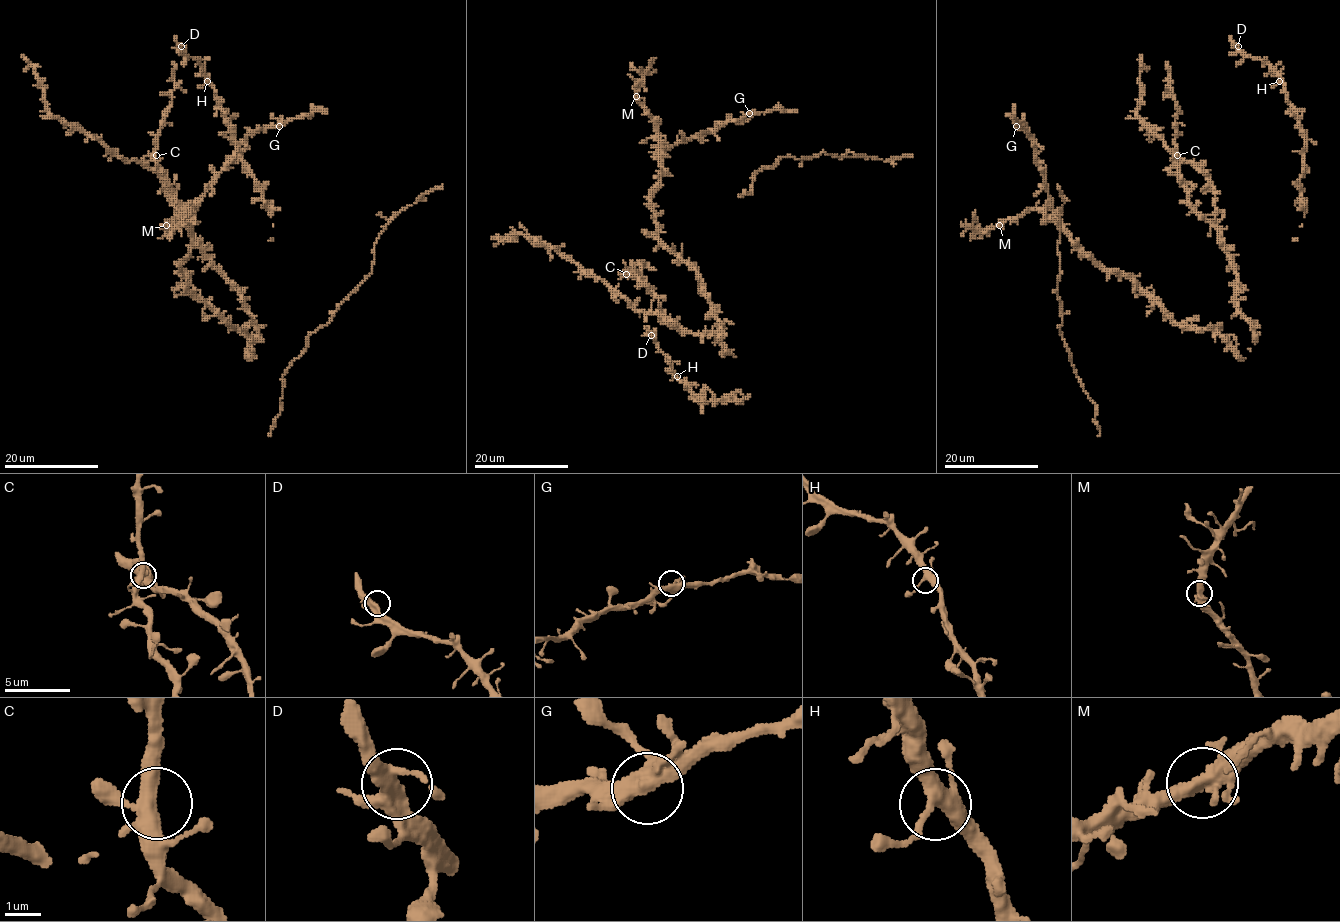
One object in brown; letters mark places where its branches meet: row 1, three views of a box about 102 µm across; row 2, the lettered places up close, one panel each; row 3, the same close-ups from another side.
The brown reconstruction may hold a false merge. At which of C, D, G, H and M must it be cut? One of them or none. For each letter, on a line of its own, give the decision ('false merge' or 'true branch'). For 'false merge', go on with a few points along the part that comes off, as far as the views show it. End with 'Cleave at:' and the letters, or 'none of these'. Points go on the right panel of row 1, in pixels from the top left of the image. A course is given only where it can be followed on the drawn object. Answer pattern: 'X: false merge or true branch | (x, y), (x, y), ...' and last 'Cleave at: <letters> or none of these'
C: true branch
D: true branch
G: true branch
H: true branch
M: true branch
Cleave at: none of these

